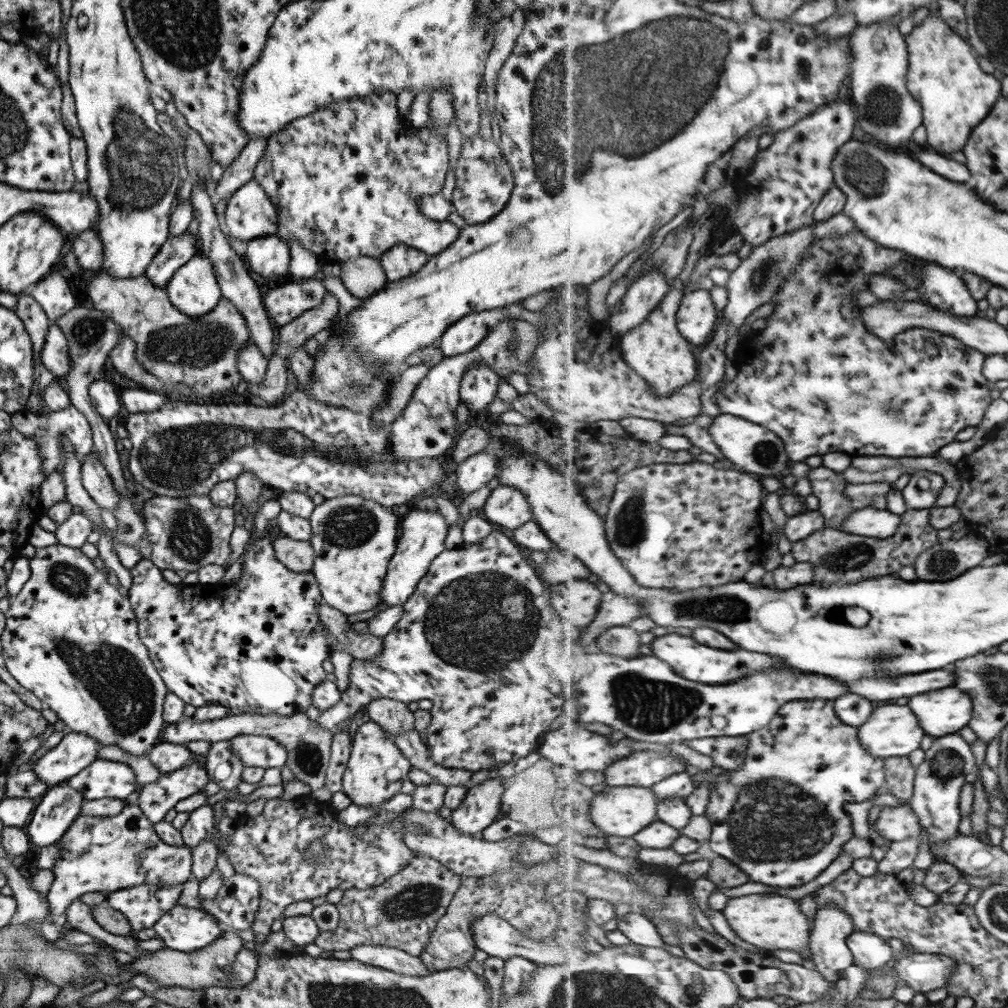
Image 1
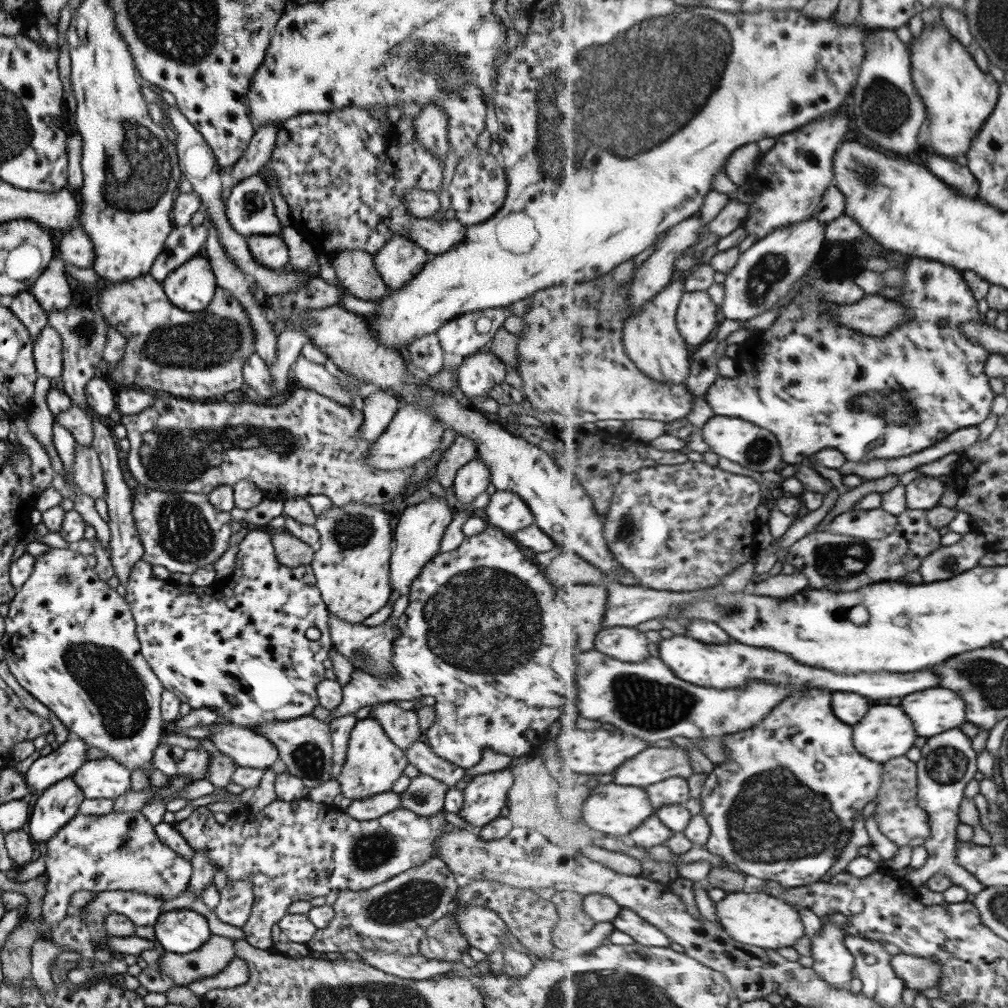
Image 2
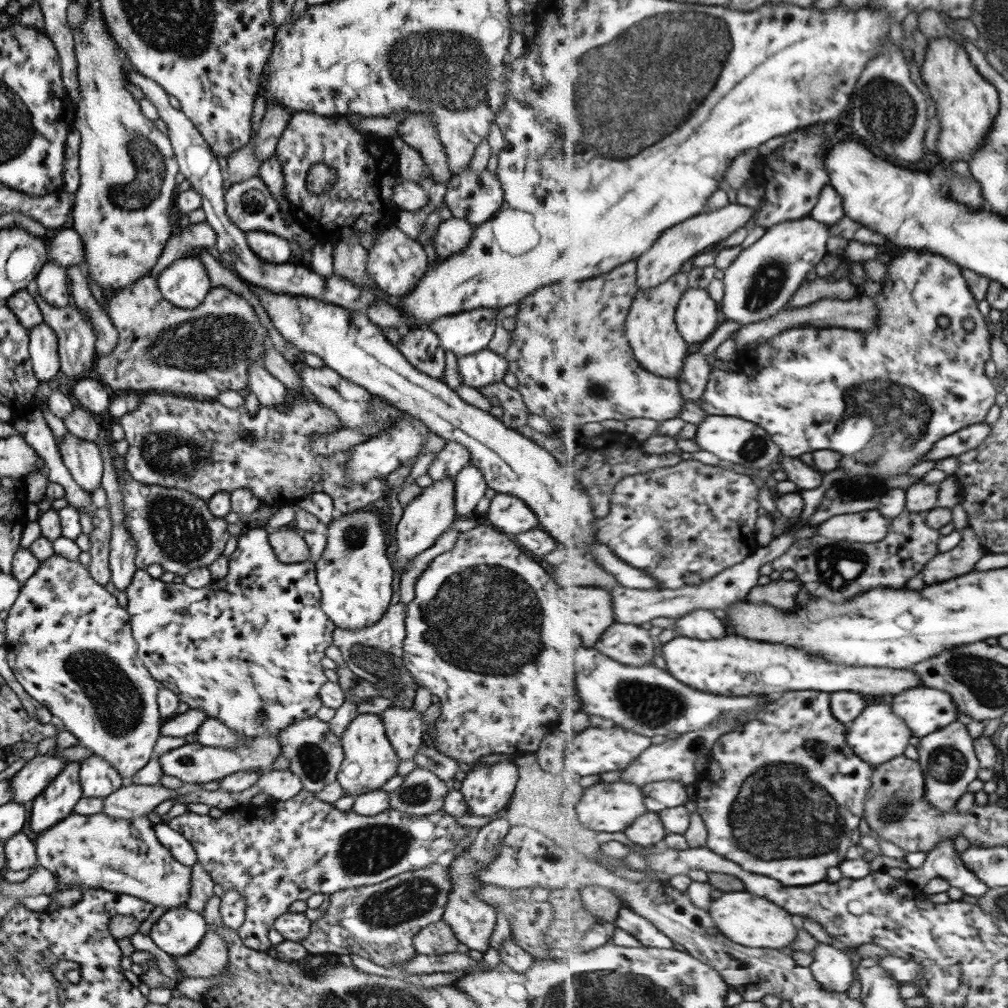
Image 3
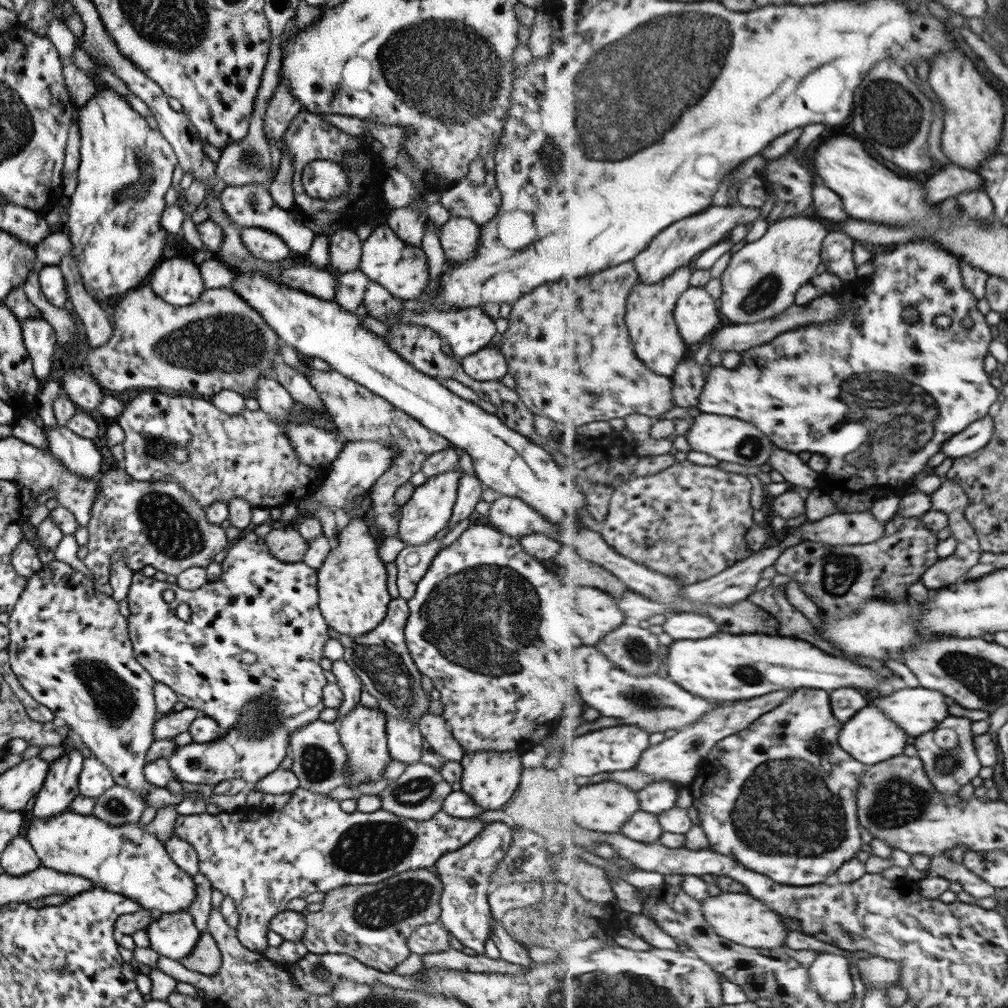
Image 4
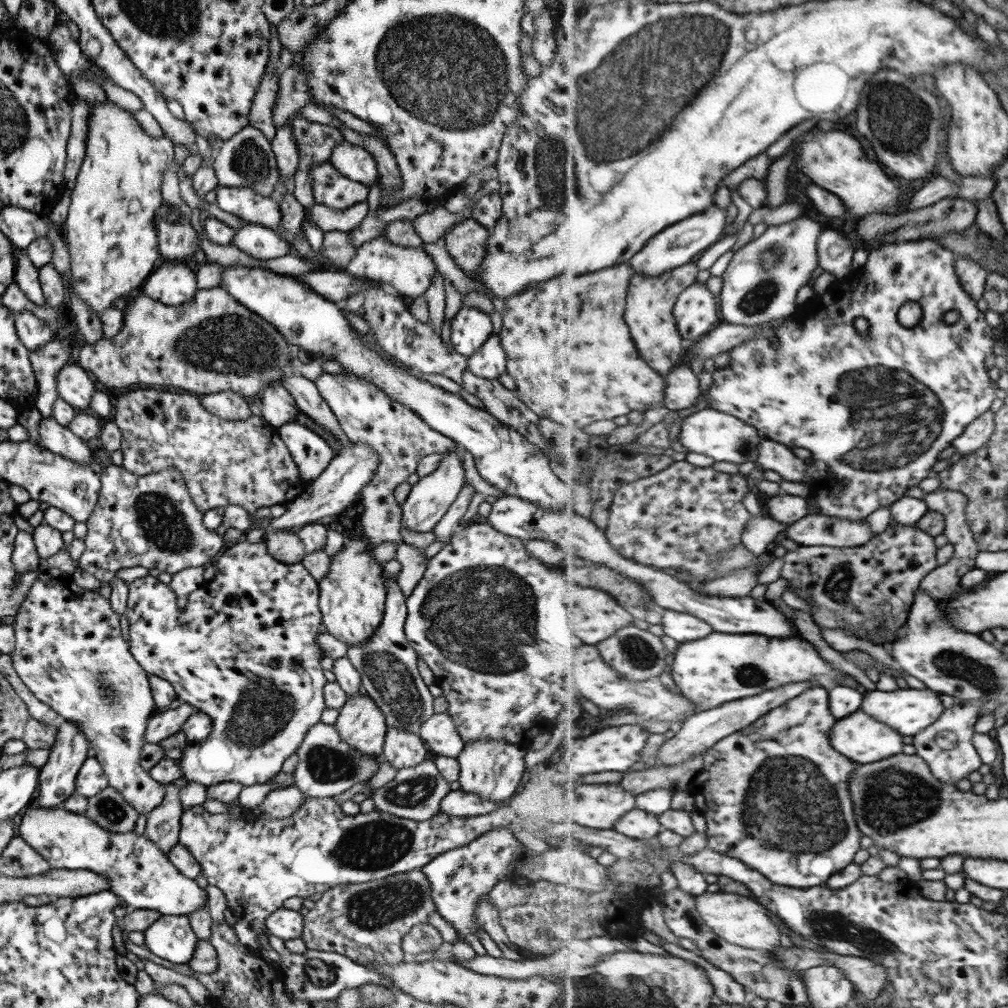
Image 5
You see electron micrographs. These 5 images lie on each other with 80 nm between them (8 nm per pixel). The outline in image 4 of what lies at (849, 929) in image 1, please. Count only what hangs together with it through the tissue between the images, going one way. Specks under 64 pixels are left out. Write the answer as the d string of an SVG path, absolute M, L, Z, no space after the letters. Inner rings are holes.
M818 953L808 966L808 971L817 992L827 1002L836 1004L853 998L855 986L847 958L831 953Z

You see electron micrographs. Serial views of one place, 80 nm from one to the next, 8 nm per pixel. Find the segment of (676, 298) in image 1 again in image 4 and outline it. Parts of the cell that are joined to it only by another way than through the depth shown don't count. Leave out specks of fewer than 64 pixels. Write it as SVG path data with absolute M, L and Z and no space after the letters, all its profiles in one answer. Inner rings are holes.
M681 267L655 284L639 280L628 298L626 322L636 353L653 372L669 378L675 376L677 368L687 360L687 342L681 336L675 310L681 295L691 287L691 269Z

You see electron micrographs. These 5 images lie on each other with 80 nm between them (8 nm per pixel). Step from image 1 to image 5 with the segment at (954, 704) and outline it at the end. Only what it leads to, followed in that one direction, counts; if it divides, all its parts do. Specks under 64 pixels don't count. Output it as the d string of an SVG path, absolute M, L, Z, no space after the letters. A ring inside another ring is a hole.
M901 685L890 692L881 692L881 690L869 691L869 694L863 699L861 710L865 710L867 714L873 716L873 719L877 718L879 722L893 727L901 734L914 737L927 729L928 726L935 724L939 718L944 716L947 709L943 706L943 702L941 702L941 698L939 698L936 691L927 687L918 690Z

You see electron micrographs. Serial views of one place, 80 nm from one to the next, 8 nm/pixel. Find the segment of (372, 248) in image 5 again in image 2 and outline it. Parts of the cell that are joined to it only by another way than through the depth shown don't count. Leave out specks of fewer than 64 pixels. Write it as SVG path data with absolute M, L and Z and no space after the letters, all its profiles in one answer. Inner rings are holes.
M395 234L372 255L372 263L383 284L390 290L399 290L423 268L429 257L414 242Z

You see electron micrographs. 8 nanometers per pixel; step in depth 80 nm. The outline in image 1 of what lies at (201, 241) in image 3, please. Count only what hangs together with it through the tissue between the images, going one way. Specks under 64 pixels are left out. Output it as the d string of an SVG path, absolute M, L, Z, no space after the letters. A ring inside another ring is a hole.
M187 231L181 236L167 237L147 265L143 275L153 286L163 288L177 268L185 264L193 255L198 254L198 243L198 238Z

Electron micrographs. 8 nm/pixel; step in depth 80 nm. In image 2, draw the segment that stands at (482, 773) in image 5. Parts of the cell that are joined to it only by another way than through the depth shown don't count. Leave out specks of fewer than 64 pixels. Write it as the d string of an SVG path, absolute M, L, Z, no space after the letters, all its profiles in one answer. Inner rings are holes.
M509 768L473 776L462 789L462 809L457 815L473 828L485 826L507 805L507 790L512 782Z

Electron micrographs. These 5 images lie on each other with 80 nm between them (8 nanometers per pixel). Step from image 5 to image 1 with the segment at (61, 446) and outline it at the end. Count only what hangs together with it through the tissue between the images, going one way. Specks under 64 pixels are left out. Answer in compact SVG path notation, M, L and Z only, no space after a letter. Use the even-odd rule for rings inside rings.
M89 451L87 459L80 464L80 481L87 494L98 507L113 512L120 494L114 489L109 475L96 456Z

